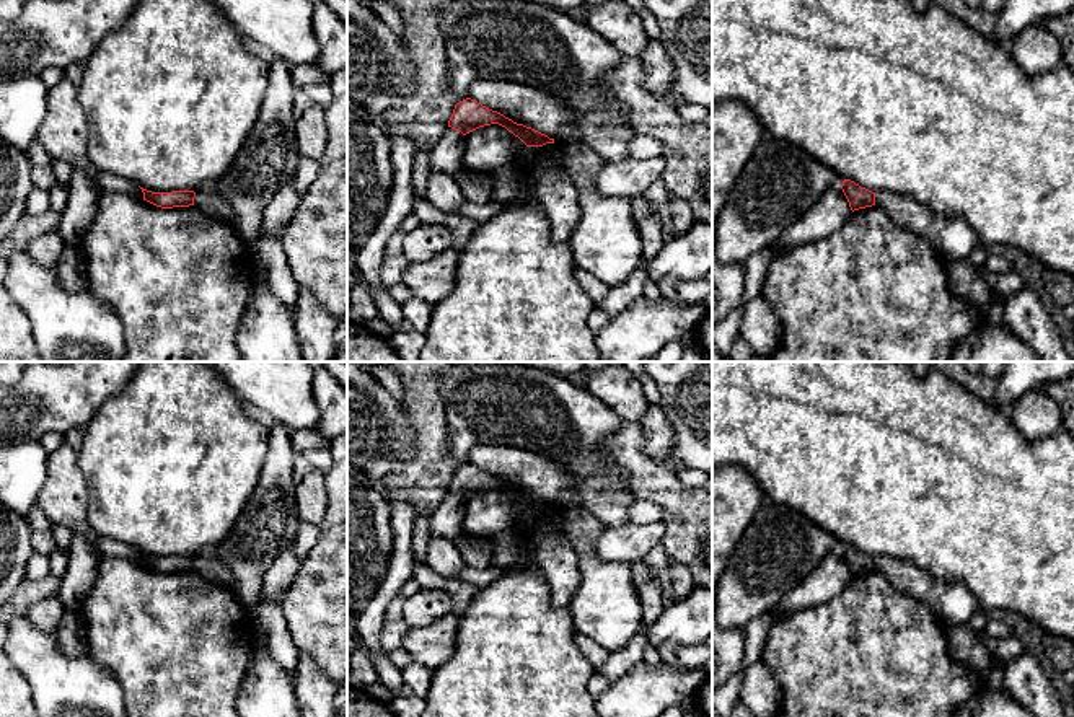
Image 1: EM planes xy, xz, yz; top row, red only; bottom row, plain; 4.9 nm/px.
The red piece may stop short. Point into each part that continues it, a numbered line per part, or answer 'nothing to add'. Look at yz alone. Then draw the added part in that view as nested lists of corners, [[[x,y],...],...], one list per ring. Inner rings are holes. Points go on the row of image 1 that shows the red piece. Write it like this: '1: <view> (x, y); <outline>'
1: yz (950, 237); [[[875,192],[875,205],[927,240],[944,262],[965,259],[978,246],[975,231],[962,218],[940,215],[914,199]]]

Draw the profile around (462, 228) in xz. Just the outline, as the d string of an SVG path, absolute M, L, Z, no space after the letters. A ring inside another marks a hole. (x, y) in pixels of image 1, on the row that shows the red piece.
M414 197L414 210L422 223L440 223L451 230L453 248L461 249L474 233L478 223L463 215L450 215L434 207L427 199Z

